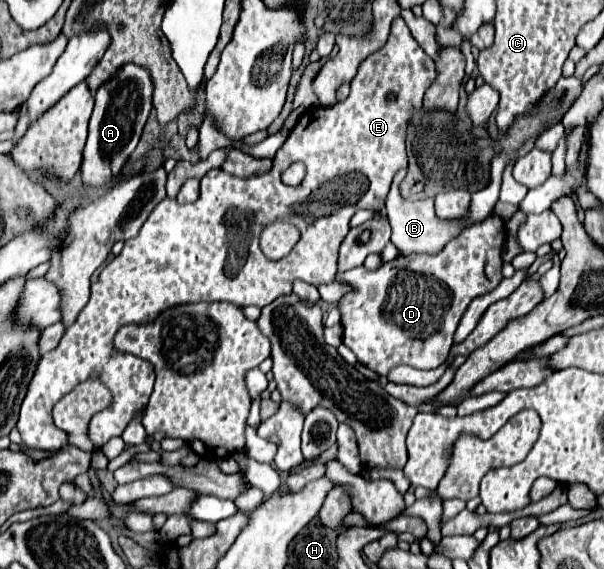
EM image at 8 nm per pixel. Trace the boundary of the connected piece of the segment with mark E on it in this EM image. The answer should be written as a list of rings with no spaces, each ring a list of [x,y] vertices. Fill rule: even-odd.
[[[396,17],[396,21],[392,21],[386,45],[360,63],[358,73],[352,79],[350,95],[332,107],[318,105],[306,109],[298,119],[298,127],[290,131],[284,145],[276,151],[274,165],[264,177],[240,179],[224,173],[222,169],[210,169],[200,181],[200,197],[194,203],[178,205],[176,199],[168,197],[160,201],[154,207],[154,211],[148,215],[138,237],[128,239],[124,243],[122,253],[116,255],[112,261],[108,261],[102,273],[98,275],[98,281],[92,283],[90,301],[80,311],[76,323],[66,329],[58,347],[52,349],[50,353],[44,353],[42,359],[38,361],[36,373],[22,401],[20,419],[16,425],[22,435],[22,443],[40,451],[62,449],[64,445],[68,445],[68,433],[58,429],[52,421],[52,407],[78,383],[88,379],[102,381],[102,385],[106,385],[108,391],[112,393],[112,403],[100,413],[96,413],[88,423],[88,437],[96,447],[106,445],[108,439],[114,435],[122,435],[134,413],[146,407],[154,385],[154,367],[140,357],[132,353],[120,353],[114,347],[114,335],[122,325],[128,323],[148,325],[164,309],[182,303],[228,301],[240,307],[246,305],[264,307],[272,303],[276,297],[288,295],[292,291],[294,279],[302,279],[316,287],[334,281],[338,245],[350,229],[352,215],[360,209],[382,211],[394,175],[400,169],[408,167],[406,131],[414,115],[422,109],[422,97],[434,79],[436,79],[436,61],[428,57],[416,41],[412,41],[412,33],[408,33],[408,25],[404,25],[404,19]],[[390,91],[396,93],[396,101],[386,99]],[[294,161],[302,161],[306,165],[306,177],[300,185],[288,187],[282,183],[282,173]],[[272,221],[286,221],[300,229],[300,239],[294,245],[294,249],[278,261],[268,259],[260,249],[260,233]]]

